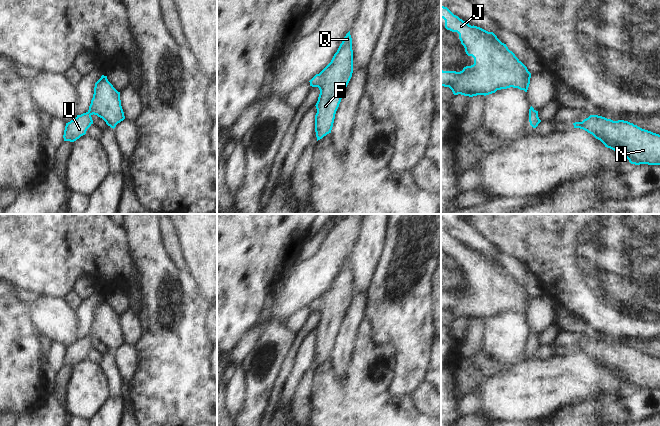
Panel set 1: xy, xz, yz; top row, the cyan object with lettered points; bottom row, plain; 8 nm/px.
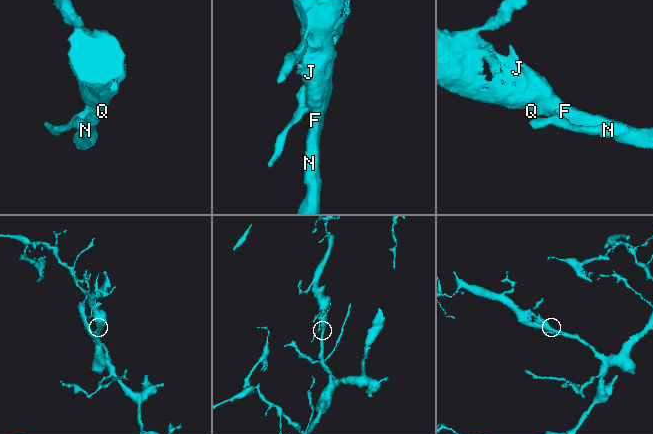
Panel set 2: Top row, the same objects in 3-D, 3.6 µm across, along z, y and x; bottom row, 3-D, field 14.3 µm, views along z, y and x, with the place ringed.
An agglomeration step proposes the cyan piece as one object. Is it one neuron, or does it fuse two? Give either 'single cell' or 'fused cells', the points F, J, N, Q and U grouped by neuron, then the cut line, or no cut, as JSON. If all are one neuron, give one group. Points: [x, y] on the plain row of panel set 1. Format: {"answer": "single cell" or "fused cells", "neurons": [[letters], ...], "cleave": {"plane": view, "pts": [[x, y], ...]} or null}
{"answer": "single cell", "neurons": [["F", "J", "N", "Q", "U"]], "cleave": null}

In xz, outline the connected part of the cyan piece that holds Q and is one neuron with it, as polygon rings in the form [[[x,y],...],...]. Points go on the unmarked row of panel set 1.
[[[350,255],[344,261],[331,286],[309,306],[318,311],[315,356],[317,365],[331,357],[335,338],[353,297],[353,274]]]

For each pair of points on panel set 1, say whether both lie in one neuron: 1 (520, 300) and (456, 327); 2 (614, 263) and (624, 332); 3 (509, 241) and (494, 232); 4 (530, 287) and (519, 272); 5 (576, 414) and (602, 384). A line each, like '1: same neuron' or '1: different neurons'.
1: different neurons
2: same neuron
3: same neuron
4: same neuron
5: different neurons

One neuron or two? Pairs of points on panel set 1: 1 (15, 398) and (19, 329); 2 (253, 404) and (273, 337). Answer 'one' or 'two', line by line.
1: one
2: one

